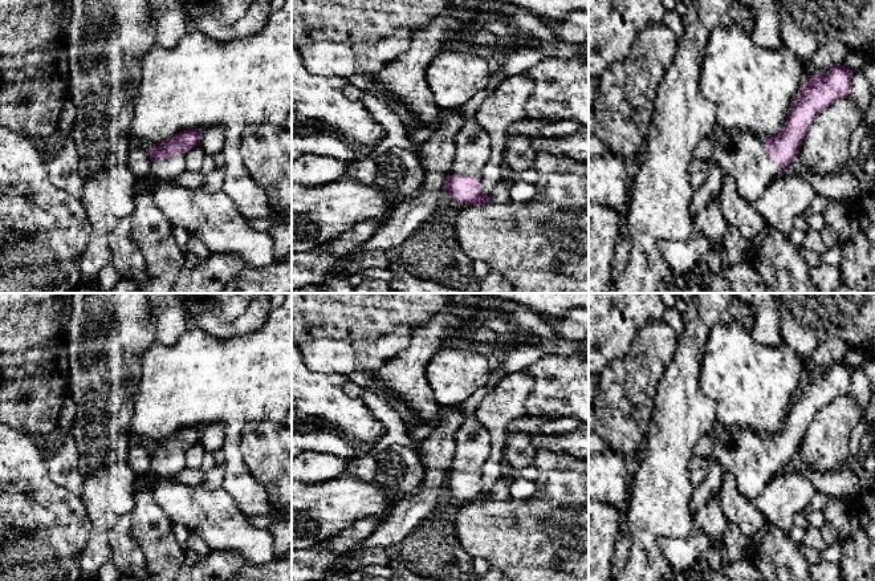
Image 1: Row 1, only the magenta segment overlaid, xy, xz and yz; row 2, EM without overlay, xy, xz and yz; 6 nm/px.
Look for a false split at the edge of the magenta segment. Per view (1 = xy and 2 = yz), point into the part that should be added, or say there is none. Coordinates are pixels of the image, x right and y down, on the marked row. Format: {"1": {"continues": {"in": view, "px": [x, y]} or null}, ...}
{"1": {"continues": {"in": "xy", "px": [170, 170]}}, "2": {"continues": {"in": "yz", "px": [741, 155]}}}

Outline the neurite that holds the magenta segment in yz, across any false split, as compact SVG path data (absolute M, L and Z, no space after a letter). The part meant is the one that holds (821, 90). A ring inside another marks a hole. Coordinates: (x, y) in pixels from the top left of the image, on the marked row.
M845 65L815 73L794 99L784 129L765 141L749 131L728 131L716 126L712 158L723 175L732 178L738 194L753 203L764 188L798 157L801 145L814 118L851 90L854 72Z

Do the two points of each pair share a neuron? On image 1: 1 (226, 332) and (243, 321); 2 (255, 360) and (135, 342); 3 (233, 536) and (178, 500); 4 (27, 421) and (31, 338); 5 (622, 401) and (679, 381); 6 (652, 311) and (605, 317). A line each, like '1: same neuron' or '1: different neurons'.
1: same neuron
2: different neurons
3: same neuron
4: same neuron
5: different neurons
6: same neuron

